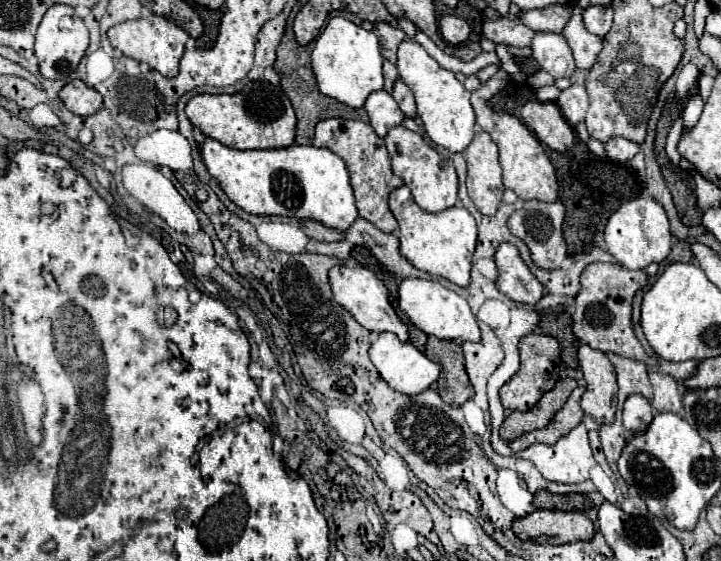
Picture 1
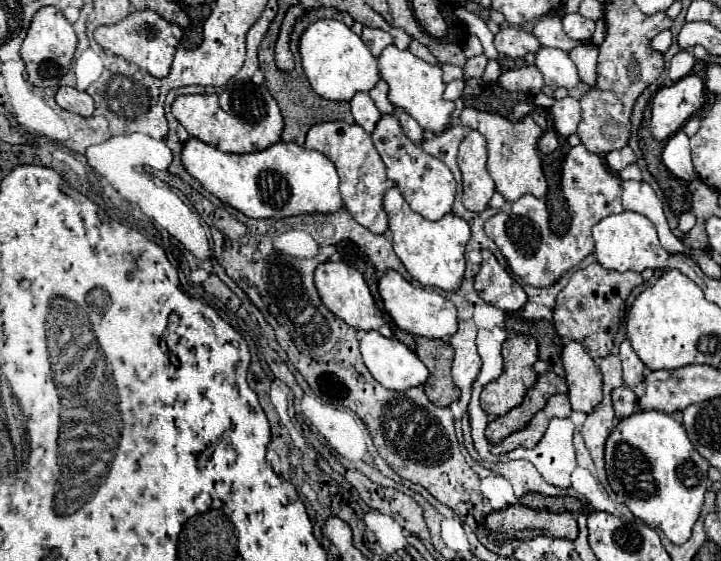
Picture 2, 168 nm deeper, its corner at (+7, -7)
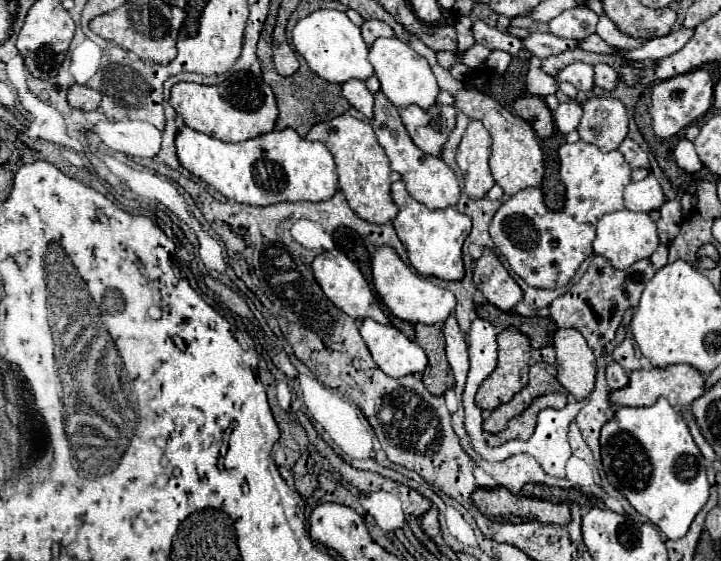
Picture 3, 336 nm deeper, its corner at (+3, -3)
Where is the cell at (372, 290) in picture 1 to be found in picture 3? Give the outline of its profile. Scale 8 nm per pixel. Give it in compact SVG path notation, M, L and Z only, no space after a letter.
M329 250L329 252L319 254L319 256L311 262L311 270L313 270L313 276L315 276L317 284L319 284L321 290L325 292L325 296L327 296L339 310L343 310L345 314L349 314L349 316L355 318L355 320L357 320L357 318L361 318L361 320L373 318L373 320L379 322L379 324L389 324L389 320L387 320L387 316L383 314L383 310L381 310L381 306L379 306L379 302L377 302L371 286L369 286L369 282L363 278L363 274L361 274L361 270L357 268L357 264L353 264L343 252L339 252L339 250Z

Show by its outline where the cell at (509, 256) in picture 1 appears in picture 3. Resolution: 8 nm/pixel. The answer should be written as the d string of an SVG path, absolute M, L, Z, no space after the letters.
M485 248L483 256L475 262L473 282L475 282L477 290L485 296L485 300L503 312L513 310L517 306L517 302L523 298L521 288L515 284L515 280L503 268L497 254L489 248Z

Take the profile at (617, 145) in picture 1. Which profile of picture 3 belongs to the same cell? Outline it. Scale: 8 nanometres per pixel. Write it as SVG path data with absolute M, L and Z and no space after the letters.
M625 138L623 142L621 142L621 146L619 146L619 150L621 150L621 154L625 156L625 160L627 160L627 164L635 170L635 168L651 168L649 166L649 160L647 160L647 154L639 148L639 144L637 142L633 142L631 138Z

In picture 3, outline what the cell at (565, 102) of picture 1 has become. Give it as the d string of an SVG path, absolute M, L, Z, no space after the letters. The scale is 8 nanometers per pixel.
M577 102L559 104L559 108L553 112L553 120L555 120L555 126L559 128L559 132L567 134L567 132L575 130L579 126L581 112L583 112L581 104L577 104Z

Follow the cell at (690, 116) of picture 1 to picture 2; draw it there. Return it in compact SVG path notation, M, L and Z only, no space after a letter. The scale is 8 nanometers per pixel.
M679 130L667 138L667 144L663 150L663 164L667 166L669 172L673 172L681 180L691 182L697 178L697 172L691 164L689 136L683 130Z

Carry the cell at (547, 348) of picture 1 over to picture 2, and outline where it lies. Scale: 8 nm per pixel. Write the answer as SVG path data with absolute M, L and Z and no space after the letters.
M511 336L509 340L505 340L503 344L503 360L505 360L505 368L503 374L487 384L483 388L481 394L481 406L489 416L505 416L511 408L519 406L523 402L523 398L527 396L527 392L535 386L537 380L537 372L533 370L533 364L539 360L539 344L533 336Z

